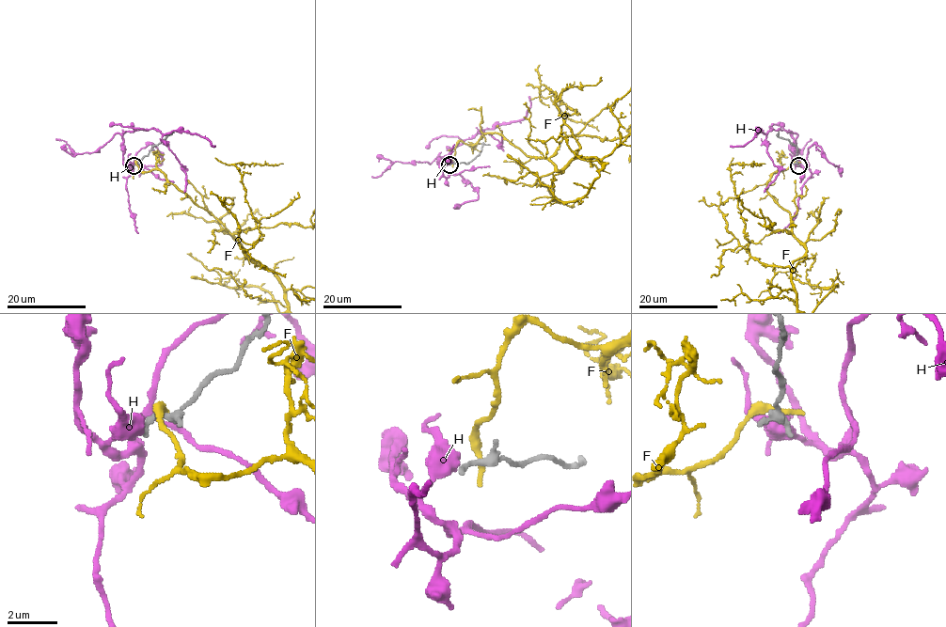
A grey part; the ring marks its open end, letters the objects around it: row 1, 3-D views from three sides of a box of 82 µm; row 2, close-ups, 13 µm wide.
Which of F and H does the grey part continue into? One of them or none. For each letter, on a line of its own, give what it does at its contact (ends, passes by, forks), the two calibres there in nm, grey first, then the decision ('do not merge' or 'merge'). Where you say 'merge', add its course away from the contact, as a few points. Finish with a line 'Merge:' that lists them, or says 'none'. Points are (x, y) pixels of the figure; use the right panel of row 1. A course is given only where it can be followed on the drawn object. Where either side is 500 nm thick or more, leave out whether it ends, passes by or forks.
F: it ends there; 300 nm thick on the grey side, 360 nm on the other; do not merge
H: 240 nm thick on the grey side, 550 nm on the other; do not merge
Merge: none

